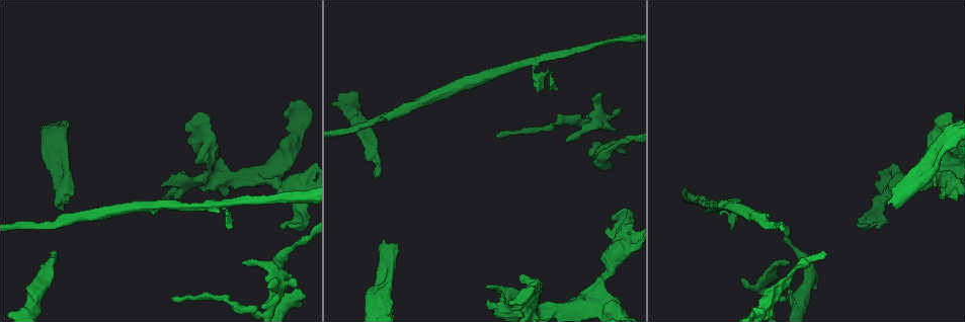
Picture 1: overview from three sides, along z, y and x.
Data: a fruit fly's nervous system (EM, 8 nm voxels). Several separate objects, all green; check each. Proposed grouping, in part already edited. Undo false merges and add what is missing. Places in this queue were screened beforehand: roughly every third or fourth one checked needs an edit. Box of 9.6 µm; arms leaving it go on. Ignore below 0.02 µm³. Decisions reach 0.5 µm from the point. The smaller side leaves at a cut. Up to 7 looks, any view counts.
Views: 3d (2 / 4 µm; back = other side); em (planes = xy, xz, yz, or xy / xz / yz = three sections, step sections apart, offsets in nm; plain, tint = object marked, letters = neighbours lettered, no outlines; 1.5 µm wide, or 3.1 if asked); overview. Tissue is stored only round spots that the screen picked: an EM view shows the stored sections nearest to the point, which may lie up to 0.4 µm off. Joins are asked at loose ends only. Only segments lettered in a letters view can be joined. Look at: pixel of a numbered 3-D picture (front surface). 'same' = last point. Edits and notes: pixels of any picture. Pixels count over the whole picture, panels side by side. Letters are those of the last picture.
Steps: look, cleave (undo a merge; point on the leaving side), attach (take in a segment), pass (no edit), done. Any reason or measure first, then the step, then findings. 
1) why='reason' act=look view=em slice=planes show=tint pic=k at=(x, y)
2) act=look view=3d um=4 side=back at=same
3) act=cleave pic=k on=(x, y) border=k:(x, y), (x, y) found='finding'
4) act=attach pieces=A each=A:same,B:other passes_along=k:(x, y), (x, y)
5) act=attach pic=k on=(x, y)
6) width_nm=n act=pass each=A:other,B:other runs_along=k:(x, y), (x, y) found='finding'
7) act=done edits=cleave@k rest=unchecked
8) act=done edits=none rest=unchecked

why='abrupt turn' act=look view=3d um=2 pic=1 at=(551, 306)

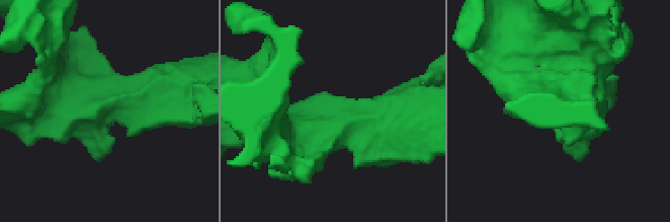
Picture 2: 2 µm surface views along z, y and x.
why='shape alone is not enough' act=look view=em slice=yz step=4 show=tint pic=2 at=(330, 113)

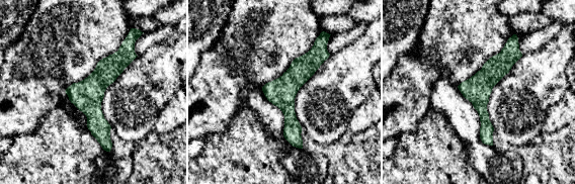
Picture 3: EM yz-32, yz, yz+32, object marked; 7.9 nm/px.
why='another direction' act=look view=em slice=planes show=letters at=same

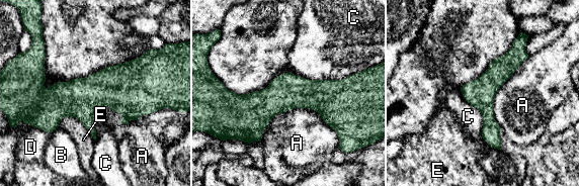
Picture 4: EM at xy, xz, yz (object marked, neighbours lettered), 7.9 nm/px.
act=pass each=A:other,B:other,C:other,D:other,E:other runs_along=4:(228, 93), (236, 101), (349, 95) found='one neuron here'

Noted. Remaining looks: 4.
why='free end' act=look view=em slice=xz step=4 show=tint pic=1 at=(740, 199)

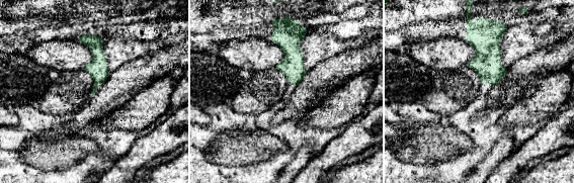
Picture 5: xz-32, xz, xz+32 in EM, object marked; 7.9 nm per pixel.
act=look view=em slice=planes show=letters at=same

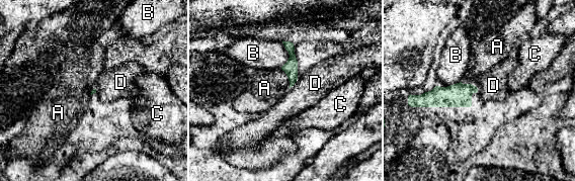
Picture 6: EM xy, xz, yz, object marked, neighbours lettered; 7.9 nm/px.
longest_contact=B:200nm act=pass each=A:other,B:other,C:other,D:other runs_along=6:(286, 43), (292, 54), (292, 82) found='none of them fits'

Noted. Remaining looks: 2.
why='calibre changes' act=look view=em slice=yz step=4 show=tint pic=1 at=(383, 118)

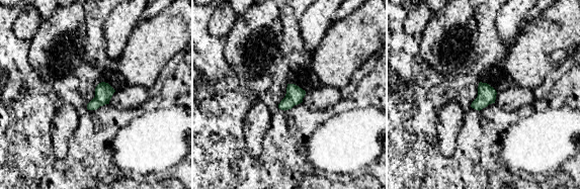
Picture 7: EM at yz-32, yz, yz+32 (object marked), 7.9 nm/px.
act=look view=em slice=planes show=letters at=same

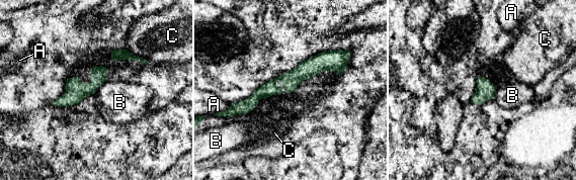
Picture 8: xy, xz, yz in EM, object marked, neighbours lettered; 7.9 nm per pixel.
act=pass each=A:other,B:other,C:other runs_along=8:(345, 60), (321, 62), (234, 106) found='continuous, no second neuron'

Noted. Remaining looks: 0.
act=done edits=none rest=unchecked

